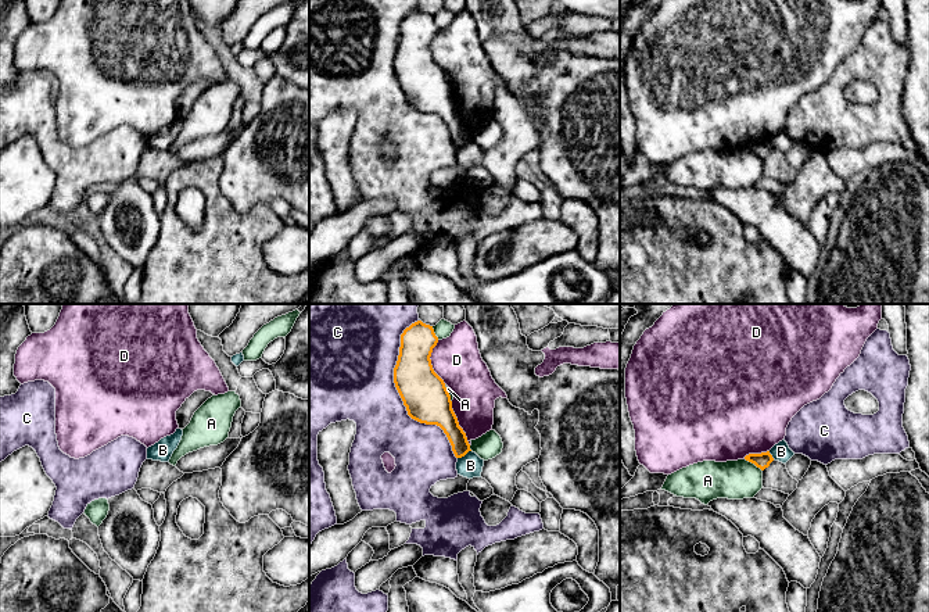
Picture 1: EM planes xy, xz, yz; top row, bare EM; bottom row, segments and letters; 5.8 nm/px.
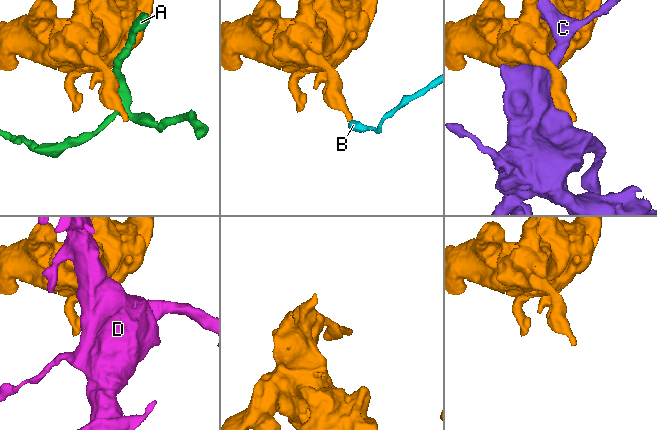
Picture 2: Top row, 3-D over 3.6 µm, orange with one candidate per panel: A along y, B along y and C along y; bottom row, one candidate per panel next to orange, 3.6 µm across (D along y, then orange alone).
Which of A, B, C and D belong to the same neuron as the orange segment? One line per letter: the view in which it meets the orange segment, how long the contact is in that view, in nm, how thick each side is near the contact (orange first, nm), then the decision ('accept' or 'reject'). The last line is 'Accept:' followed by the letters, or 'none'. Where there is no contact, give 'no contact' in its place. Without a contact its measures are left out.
A: yz | 130 nm | 90/220 nm | reject
B: xz | 90 nm | 120/140 nm | reject
C: xz | 850 nm | 260/400 nm | reject
D: xz | 260 nm | 260/280 nm | reject
Accept: none

